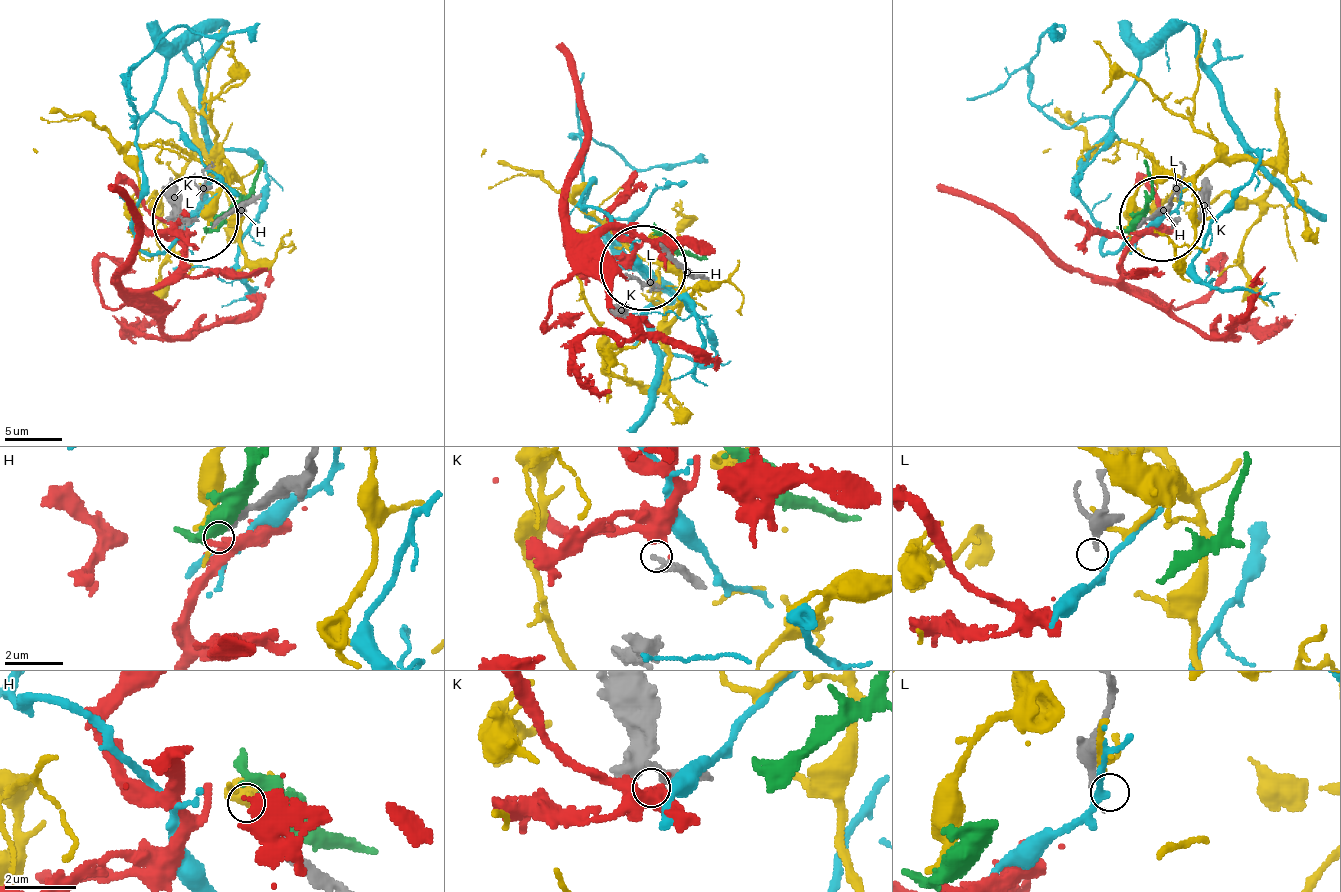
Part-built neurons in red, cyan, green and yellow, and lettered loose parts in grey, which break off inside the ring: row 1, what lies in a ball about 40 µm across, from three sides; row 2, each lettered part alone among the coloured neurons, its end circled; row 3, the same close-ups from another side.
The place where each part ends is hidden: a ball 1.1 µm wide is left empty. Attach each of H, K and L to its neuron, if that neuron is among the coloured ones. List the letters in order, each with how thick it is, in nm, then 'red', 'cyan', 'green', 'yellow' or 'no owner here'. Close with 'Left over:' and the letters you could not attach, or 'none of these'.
H: 240 nm | no owner here
K: 320 nm | red
L: 240 nm | no owner here
Left over: H, L

